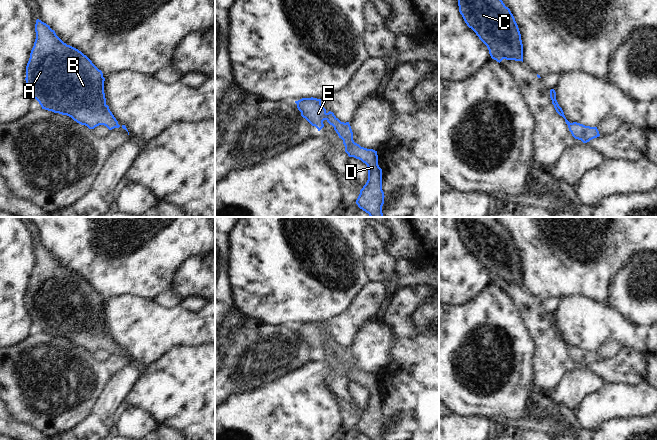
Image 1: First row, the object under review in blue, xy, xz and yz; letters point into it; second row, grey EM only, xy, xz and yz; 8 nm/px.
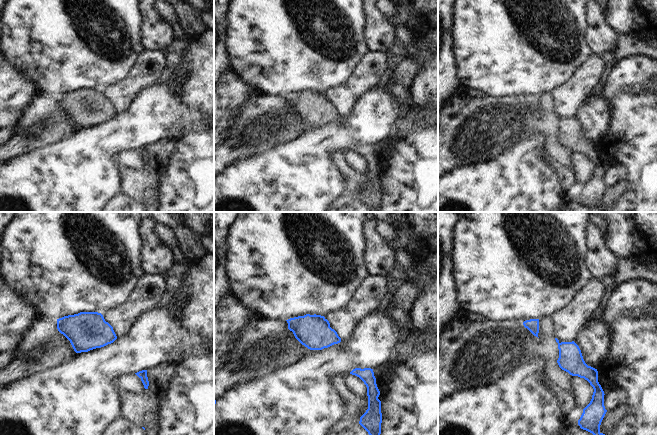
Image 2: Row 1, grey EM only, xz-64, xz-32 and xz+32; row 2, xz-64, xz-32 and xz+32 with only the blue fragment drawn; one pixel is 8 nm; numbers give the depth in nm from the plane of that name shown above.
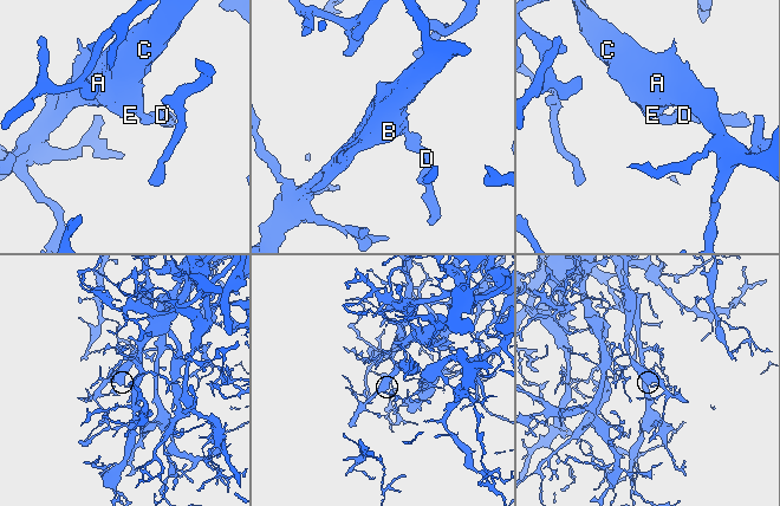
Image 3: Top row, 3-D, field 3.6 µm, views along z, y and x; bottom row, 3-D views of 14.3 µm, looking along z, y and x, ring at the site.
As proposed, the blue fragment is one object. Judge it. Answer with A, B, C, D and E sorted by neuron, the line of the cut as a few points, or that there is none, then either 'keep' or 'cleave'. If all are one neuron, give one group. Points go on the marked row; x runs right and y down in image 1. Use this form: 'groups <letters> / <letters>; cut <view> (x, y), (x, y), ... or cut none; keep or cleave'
groups A B C D E; cut none; keep

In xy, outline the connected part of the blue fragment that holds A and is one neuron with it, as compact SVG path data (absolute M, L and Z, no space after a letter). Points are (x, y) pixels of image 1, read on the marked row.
M37 19L35 24L36 39L26 66L26 84L33 99L36 99L42 109L67 115L81 125L94 129L99 125L109 130L119 128L118 121L106 104L103 73L92 61L78 49L64 43L49 25Z

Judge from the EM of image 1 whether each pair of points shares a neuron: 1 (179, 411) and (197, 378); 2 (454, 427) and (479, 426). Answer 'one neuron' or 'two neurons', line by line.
1: one neuron
2: one neuron

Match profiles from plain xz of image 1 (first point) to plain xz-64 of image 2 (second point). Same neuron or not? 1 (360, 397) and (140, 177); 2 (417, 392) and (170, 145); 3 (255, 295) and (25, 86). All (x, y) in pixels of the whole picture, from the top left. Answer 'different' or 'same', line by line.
1: different
2: different
3: different

